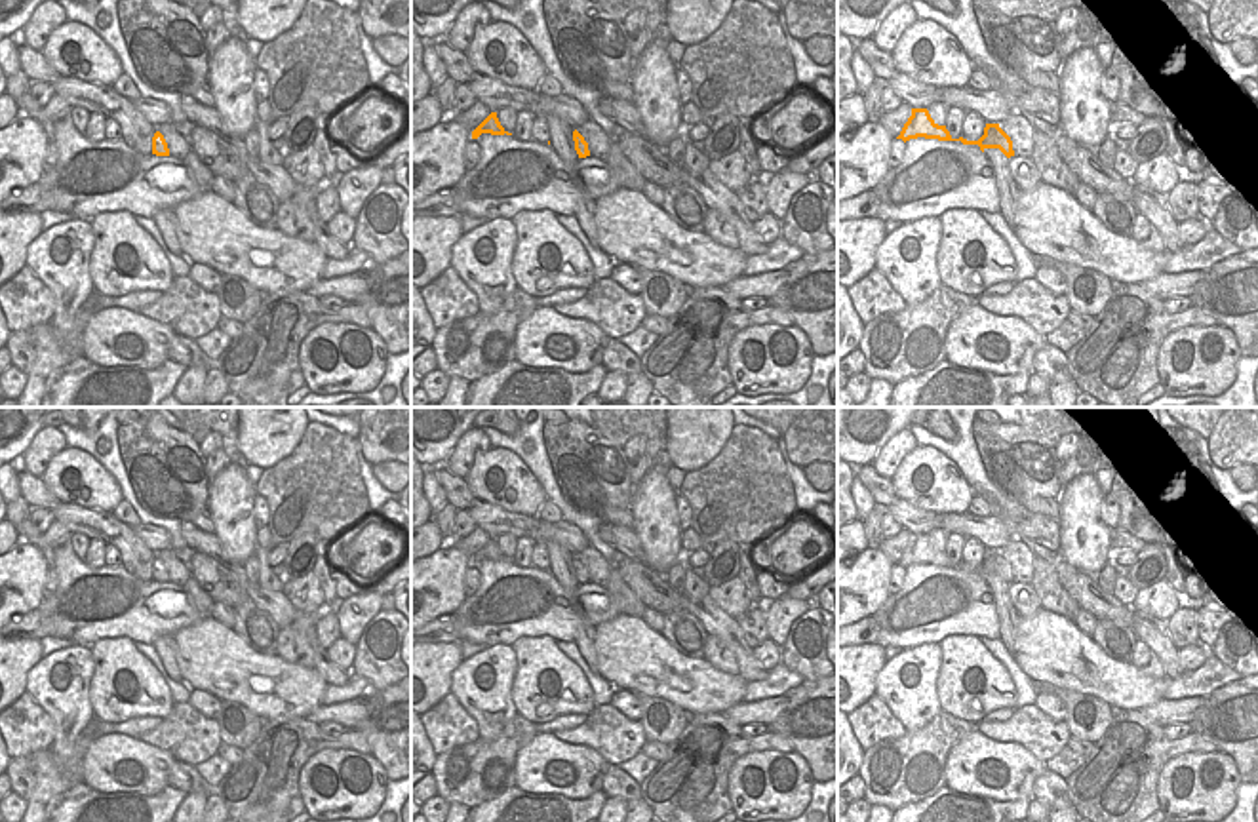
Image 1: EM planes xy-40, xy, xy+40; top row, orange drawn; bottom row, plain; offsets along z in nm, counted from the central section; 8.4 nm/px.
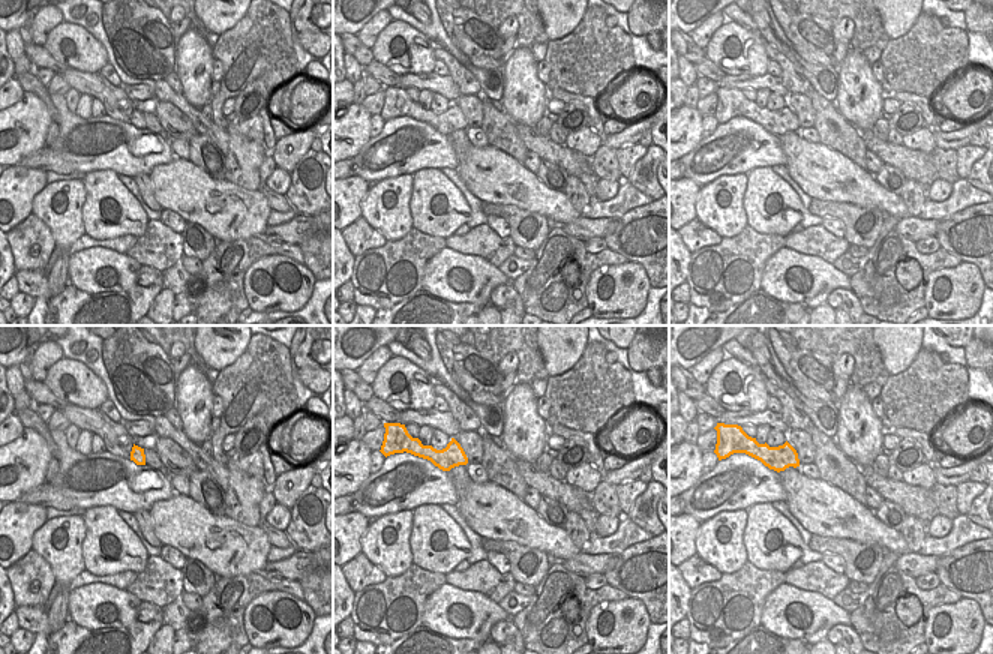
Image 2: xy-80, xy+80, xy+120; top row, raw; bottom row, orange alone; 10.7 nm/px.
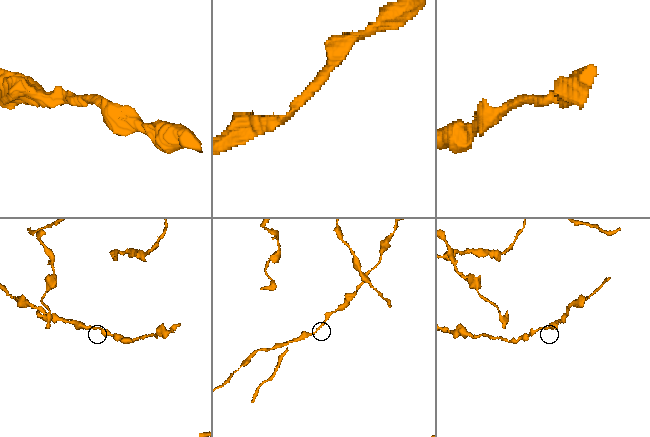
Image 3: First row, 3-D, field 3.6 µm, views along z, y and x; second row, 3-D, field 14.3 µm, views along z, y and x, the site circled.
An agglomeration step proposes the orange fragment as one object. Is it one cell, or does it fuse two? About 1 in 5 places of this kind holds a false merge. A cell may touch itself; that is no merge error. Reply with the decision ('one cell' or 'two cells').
one cell

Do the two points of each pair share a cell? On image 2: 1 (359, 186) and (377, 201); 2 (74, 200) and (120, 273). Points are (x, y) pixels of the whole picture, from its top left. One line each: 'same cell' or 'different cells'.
1: different cells
2: different cells

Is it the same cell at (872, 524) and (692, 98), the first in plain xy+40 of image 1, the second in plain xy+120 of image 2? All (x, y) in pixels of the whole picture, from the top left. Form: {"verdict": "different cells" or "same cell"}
{"verdict": "same cell"}

